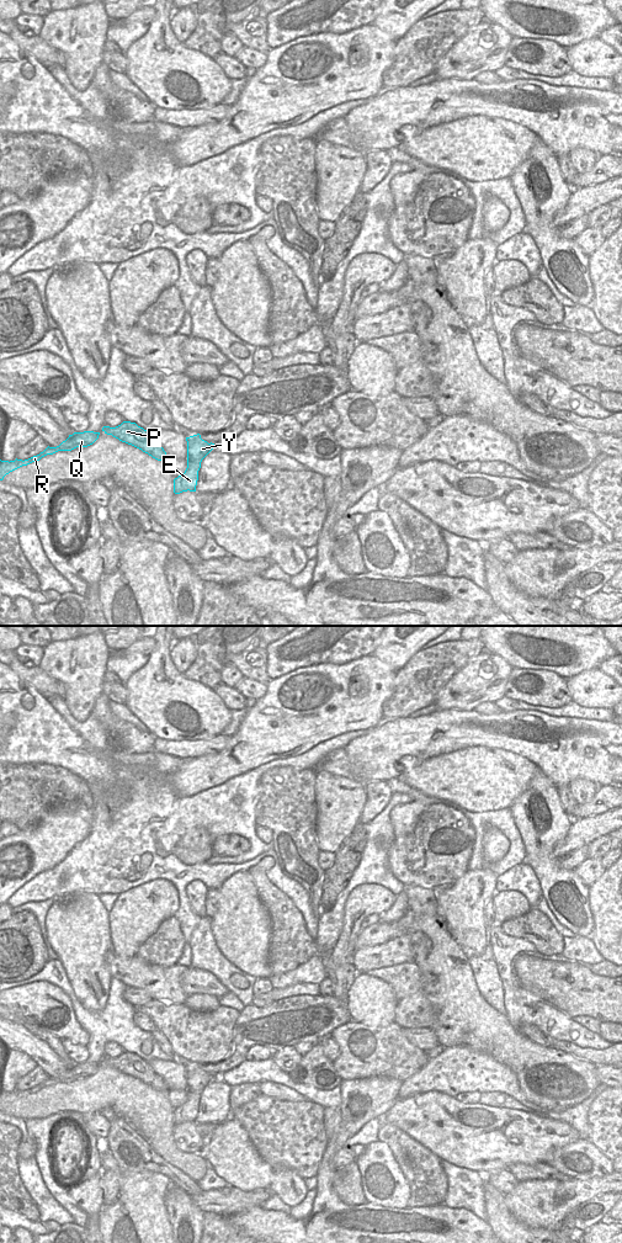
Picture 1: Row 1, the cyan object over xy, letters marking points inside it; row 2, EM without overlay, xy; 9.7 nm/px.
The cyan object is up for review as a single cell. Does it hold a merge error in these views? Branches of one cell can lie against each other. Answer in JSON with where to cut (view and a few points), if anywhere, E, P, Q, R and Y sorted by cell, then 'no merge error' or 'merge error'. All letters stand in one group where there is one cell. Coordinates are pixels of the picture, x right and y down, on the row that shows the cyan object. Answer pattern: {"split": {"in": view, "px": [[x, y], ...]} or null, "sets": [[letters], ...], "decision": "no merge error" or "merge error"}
{"split": {"in": "xy", "px": [[201, 439], [197, 439], [187, 449]]}, "sets": [["E", "Y"], ["P", "Q", "R"]], "decision": "merge error"}

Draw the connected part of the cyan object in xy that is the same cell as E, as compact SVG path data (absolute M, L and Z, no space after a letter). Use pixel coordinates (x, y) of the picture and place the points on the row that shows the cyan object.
M202 439L187 448L187 468L181 476L174 479L175 494L187 490L196 492L201 462L213 448L211 443Z

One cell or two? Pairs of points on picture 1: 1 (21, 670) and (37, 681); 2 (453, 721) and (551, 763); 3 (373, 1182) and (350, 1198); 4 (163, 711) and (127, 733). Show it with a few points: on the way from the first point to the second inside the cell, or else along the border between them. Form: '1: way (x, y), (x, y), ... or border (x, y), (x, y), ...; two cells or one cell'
1: way (25, 673), (33, 678); one cell
2: way (478, 729), (493, 731), (526, 742); one cell
3: border (355, 1162), (359, 1169), (360, 1186), (367, 1201); two cells
4: border (148, 731), (154, 738); two cells

